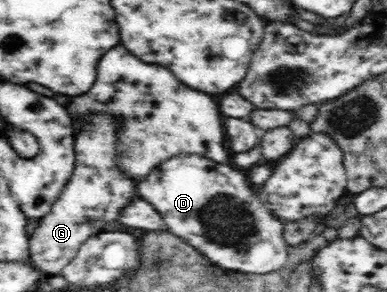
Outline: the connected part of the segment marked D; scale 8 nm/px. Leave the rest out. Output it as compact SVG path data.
M179 157L165 162L141 177L141 199L146 200L161 214L171 235L181 237L187 244L202 252L207 260L222 270L267 274L287 264L289 244L285 239L286 222L270 212L262 200L258 187L251 184L243 170L232 165L217 165L206 158Z

